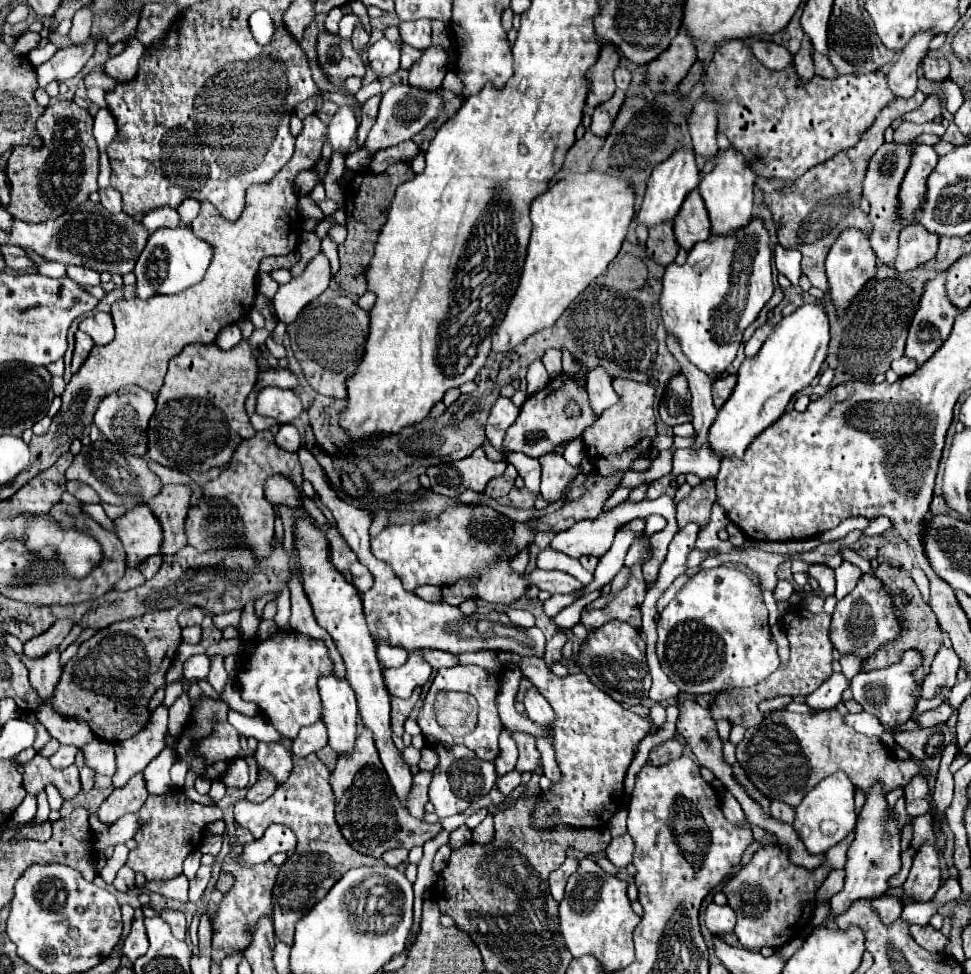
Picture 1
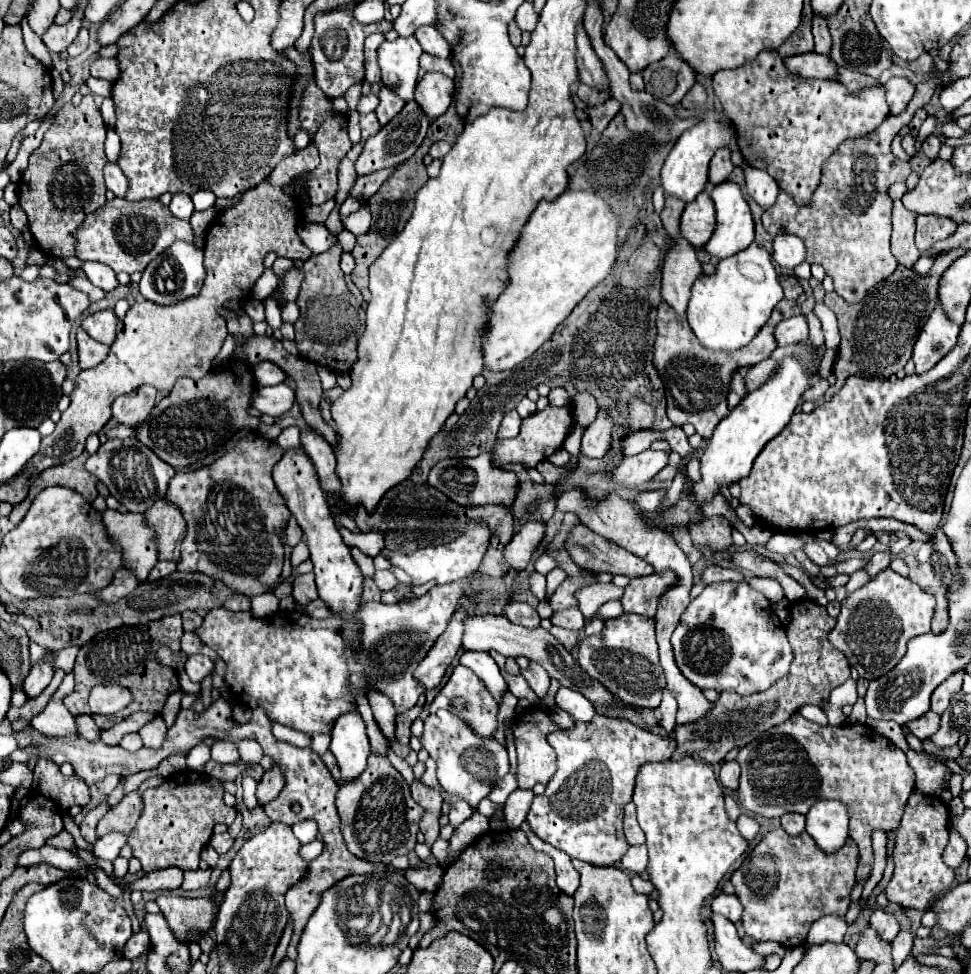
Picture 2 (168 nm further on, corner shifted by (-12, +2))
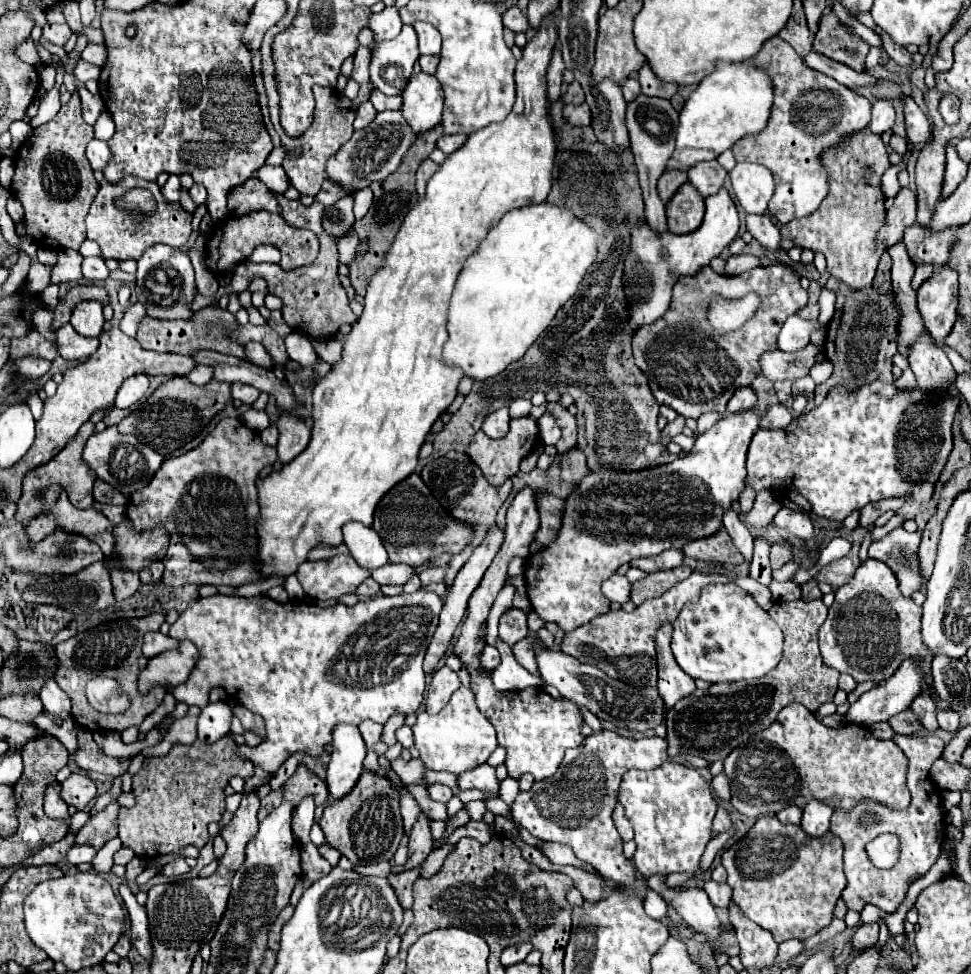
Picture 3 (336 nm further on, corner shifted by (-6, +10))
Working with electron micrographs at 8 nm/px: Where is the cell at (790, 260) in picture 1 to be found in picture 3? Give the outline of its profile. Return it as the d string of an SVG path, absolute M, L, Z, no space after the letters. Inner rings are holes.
M746 216L746 230L768 250L778 250L780 246L780 232L778 226L768 216Z

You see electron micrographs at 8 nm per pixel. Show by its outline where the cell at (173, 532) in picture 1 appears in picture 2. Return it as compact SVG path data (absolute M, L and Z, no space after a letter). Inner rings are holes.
M166 498L158 500L146 510L148 524L158 534L158 558L160 560L180 560L180 544L186 536L186 524L182 512Z

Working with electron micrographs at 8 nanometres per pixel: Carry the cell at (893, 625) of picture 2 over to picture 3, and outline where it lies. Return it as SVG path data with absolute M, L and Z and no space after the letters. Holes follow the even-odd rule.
M868 558L858 566L854 578L836 590L836 600L820 628L822 660L826 666L850 674L856 682L882 682L898 670L902 660L922 658L926 660L924 682L930 684L930 662L934 656L922 644L920 616L922 608L900 594L894 572L886 564Z

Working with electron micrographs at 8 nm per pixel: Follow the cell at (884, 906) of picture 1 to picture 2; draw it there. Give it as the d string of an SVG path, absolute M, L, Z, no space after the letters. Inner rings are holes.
M876 908L876 910L872 912L870 924L872 924L872 926L876 928L876 932L878 932L884 940L888 940L888 942L892 942L892 940L898 936L898 932L900 932L898 920L896 920L892 914L888 914L884 908Z

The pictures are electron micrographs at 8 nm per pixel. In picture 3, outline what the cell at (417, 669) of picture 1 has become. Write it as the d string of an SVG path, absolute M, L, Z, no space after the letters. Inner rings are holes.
M494 524L494 526L490 528L490 532L486 534L486 538L482 540L482 544L474 548L470 560L468 560L468 562L460 568L460 572L456 574L454 584L452 584L452 588L448 590L446 600L444 600L444 606L442 606L442 612L440 612L440 624L438 624L438 628L436 628L436 632L434 632L434 638L432 638L430 646L428 646L426 658L424 658L424 672L426 672L426 674L434 672L438 660L444 656L444 652L446 652L446 648L448 648L448 644L450 644L450 640L452 640L452 636L454 636L454 630L458 628L458 624L462 622L462 616L466 614L468 600L470 600L472 592L478 588L478 584L480 584L480 580L482 580L482 576L484 576L484 572L486 572L486 568L490 566L490 562L494 560L496 552L498 552L500 546L502 546L502 536L504 536L504 530Z

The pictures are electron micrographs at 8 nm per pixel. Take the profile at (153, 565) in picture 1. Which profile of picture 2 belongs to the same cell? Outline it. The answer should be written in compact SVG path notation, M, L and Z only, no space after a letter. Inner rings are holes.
M160 560L160 562L156 562L156 566L152 568L148 580L150 580L150 582L152 582L152 580L160 580L160 578L172 574L174 570L176 570L176 562L172 562L172 560Z

